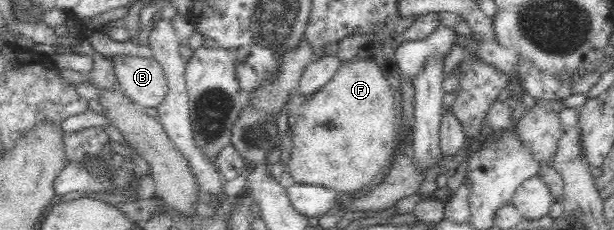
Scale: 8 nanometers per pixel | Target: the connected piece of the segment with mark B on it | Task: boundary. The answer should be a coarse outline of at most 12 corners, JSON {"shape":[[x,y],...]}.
{"shape":[[154,58],[113,62],[117,82],[141,108],[166,101],[170,85]]}

